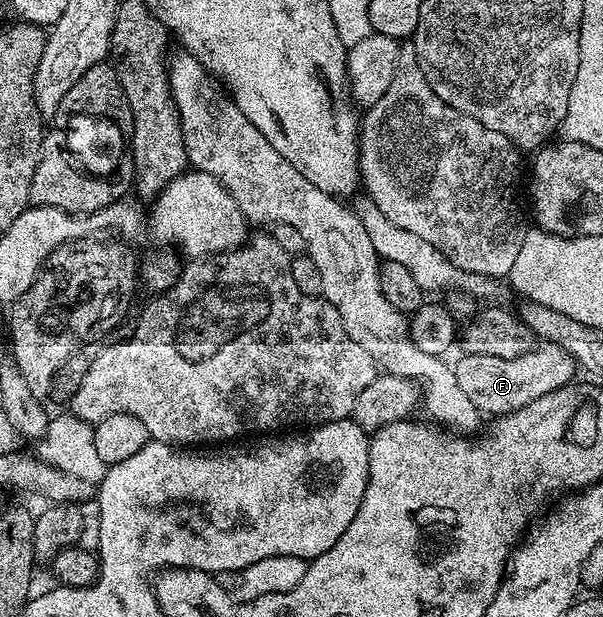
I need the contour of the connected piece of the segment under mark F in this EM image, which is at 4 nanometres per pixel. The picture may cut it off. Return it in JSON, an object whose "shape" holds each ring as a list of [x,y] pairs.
{"shape":[[[539,342],[532,350],[521,357],[502,359],[500,357],[485,357],[484,354],[468,354],[458,357],[458,363],[453,364],[456,373],[456,381],[459,382],[460,389],[466,394],[468,401],[472,402],[481,414],[490,414],[490,417],[506,415],[508,412],[515,412],[522,409],[524,405],[531,404],[538,400],[545,393],[554,392],[558,388],[565,387],[573,382],[574,373],[578,371],[574,358],[555,343]]]}

